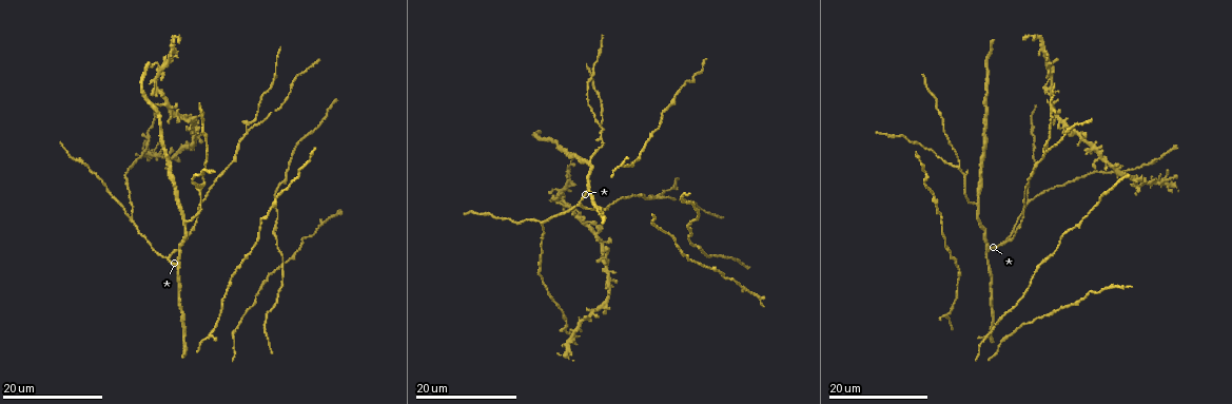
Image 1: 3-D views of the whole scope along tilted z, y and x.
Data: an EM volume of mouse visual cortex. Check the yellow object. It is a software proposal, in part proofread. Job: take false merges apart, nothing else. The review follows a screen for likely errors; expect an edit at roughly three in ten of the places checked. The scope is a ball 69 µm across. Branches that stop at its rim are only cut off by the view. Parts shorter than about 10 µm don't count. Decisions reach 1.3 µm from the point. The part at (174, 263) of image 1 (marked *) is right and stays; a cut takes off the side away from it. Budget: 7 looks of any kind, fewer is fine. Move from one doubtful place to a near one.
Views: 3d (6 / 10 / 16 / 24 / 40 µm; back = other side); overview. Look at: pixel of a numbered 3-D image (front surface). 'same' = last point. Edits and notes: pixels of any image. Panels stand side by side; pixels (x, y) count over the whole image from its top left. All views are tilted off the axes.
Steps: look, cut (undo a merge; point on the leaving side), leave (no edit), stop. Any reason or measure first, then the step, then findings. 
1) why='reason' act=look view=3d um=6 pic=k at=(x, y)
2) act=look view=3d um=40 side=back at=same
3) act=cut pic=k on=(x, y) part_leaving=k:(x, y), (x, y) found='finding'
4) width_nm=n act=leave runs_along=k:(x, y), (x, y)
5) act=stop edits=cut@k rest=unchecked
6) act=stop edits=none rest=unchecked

why='three arms meet' act=look view=3d um=24 pic=1 at=(184, 221)

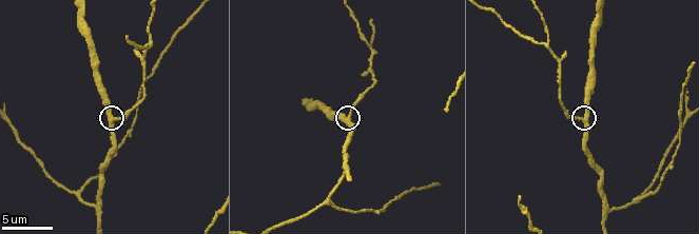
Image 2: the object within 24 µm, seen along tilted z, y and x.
why='zoom in' act=look view=3d um=6 pic=2 at=(347, 118)

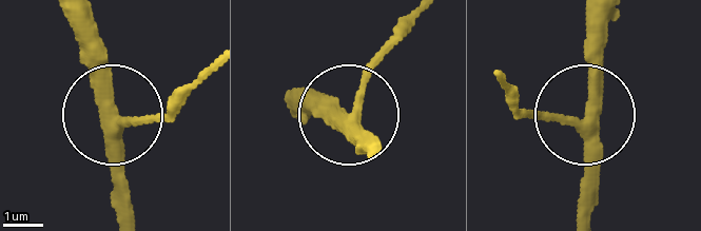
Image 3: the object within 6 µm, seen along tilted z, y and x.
side_arm_um=36 act=leave runs_along=3:(370, 153), (350, 110), (405, 36) found='one cell here'

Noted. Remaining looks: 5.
why='three arms meet' act=look view=3d um=16 pic=1 at=(543, 224)

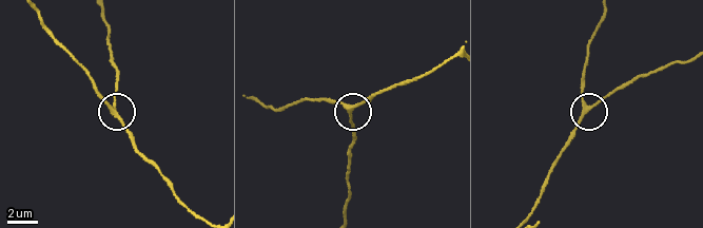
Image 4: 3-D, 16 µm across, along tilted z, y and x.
act=look view=3d um=10 pic=4 at=(347, 111)

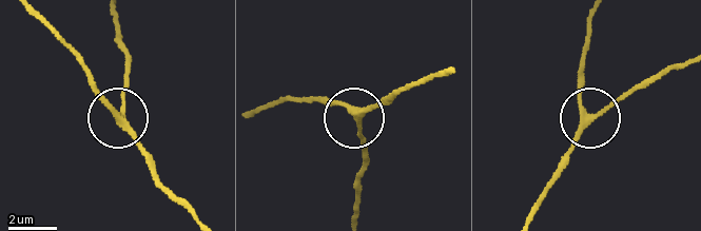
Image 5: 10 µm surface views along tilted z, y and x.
arms=3 act=leave runs_along=5:(192, 217), (93, 77) found='all the same cell'

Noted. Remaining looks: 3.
why='arms part here' act=look view=3d um=16 pic=2 at=(77, 193)

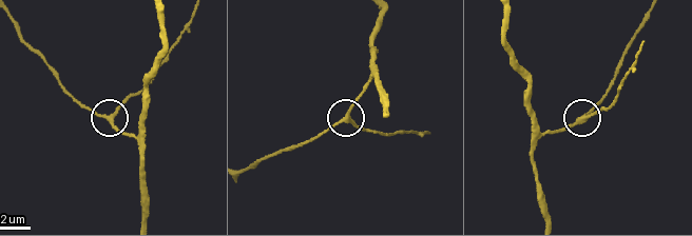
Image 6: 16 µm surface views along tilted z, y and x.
act=look view=3d um=6 pic=6 at=(345, 119)

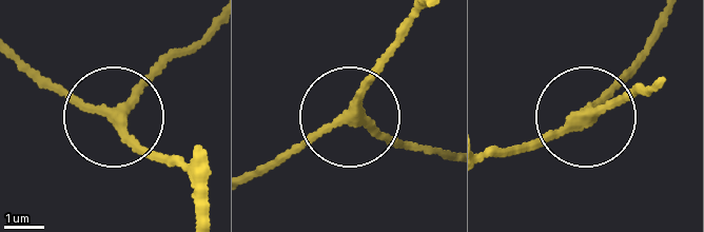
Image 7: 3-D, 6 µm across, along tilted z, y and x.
act=leave runs_along=7:(398, 39), (354, 115), (410, 147) found='continuous, no second cell'

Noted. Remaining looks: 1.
act=stop edits=none rest=unchecked

